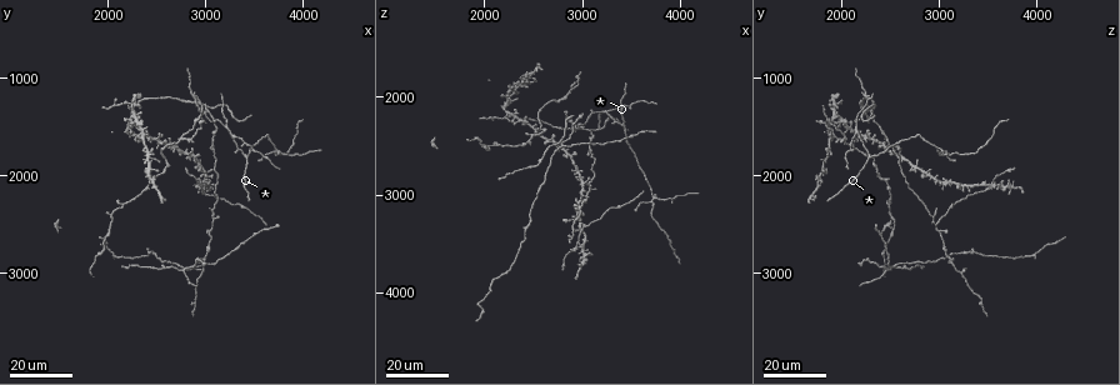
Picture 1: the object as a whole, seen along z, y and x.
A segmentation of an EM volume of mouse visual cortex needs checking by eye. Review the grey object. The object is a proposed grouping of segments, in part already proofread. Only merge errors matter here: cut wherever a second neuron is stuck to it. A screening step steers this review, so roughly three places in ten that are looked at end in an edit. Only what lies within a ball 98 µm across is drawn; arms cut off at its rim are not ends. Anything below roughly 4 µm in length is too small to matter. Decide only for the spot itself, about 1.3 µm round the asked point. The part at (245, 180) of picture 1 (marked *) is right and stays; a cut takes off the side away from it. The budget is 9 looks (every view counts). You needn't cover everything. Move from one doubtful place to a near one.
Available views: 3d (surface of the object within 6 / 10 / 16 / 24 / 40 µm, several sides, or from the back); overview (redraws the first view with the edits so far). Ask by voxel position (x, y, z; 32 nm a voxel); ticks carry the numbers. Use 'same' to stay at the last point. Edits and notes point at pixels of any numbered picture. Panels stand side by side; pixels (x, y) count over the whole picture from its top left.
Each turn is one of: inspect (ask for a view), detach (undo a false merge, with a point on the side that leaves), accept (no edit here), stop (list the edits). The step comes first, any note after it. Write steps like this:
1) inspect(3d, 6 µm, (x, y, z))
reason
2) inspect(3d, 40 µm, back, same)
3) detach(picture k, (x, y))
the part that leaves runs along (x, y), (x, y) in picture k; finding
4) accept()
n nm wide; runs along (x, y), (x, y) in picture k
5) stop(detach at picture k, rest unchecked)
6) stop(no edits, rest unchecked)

inspect(3d, 16 µm, (2760, 1600, 2040))
four or more arms meet

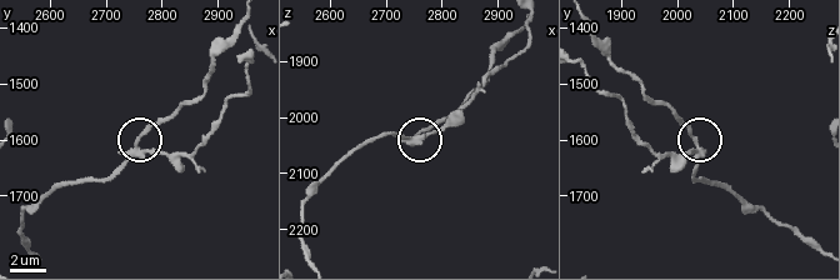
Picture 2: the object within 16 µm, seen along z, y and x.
inspect(3d, 10 µm, (2755, 1610, 2035))
closer look

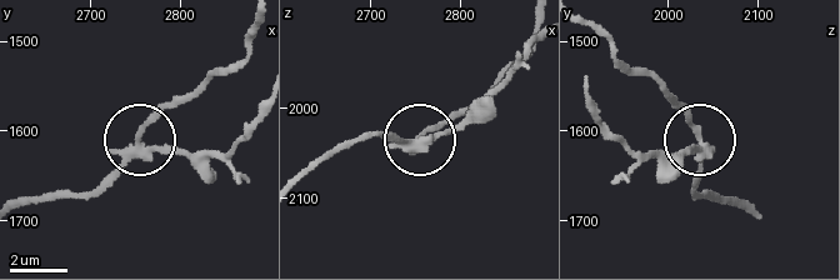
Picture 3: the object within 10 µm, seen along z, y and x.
detach(picture 3, (173, 150))
the part that leaves runs along (138, 153), (226, 153), (259, 109) in picture 3; a second neuron is stuck on

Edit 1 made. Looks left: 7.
inspect(3d, 16 µm, (2520, 1680, 2320))

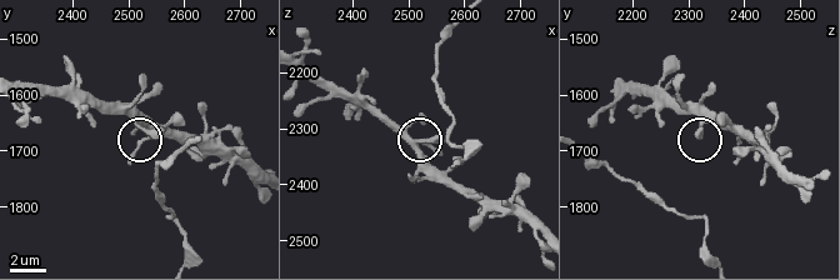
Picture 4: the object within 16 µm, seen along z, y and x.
inspect(3d, 10 µm, (2520, 1655, 2325))

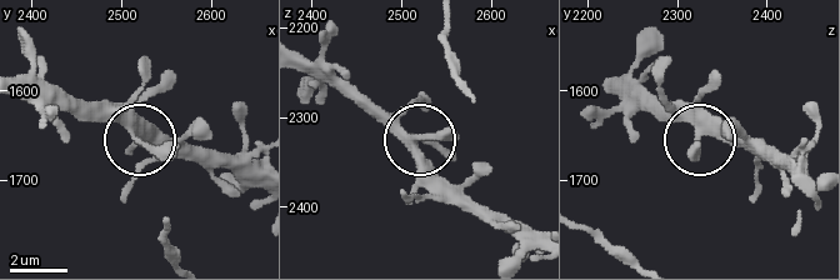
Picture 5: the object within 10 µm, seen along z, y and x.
inspect(3d, 10 µm, back, (2515, 1655, 2325))
other side

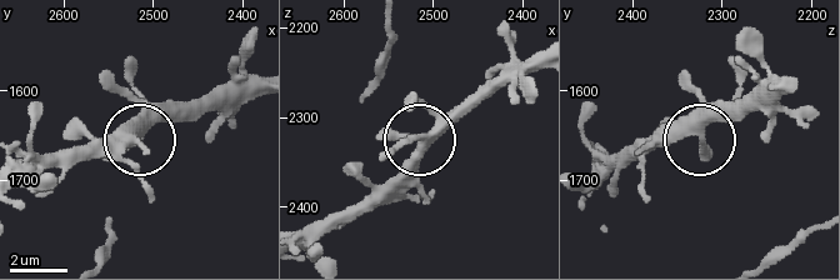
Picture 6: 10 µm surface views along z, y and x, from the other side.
accept()
3 arms; all the same neuron

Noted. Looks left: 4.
inspect(3d, 24 µm, (2780, 2940, 2480))
four arms meet

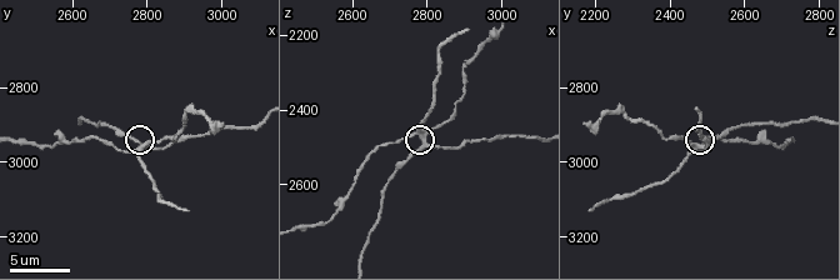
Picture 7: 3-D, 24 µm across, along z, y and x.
inspect(3d, 10 µm, (2800, 2950, 2480))
closer look

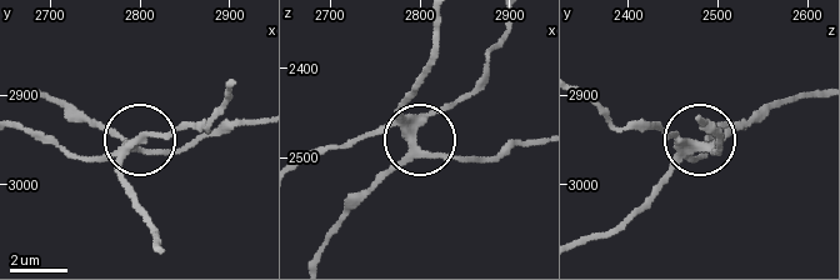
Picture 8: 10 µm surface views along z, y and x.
detach(picture 8, (165, 133))
side arm 28 µm; the part that leaves runs along (408, 116), (303, 159) in picture 8; a second neuron is stuck on

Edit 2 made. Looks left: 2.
stop(detach at picture 3, detach at picture 8, rest unchecked)

